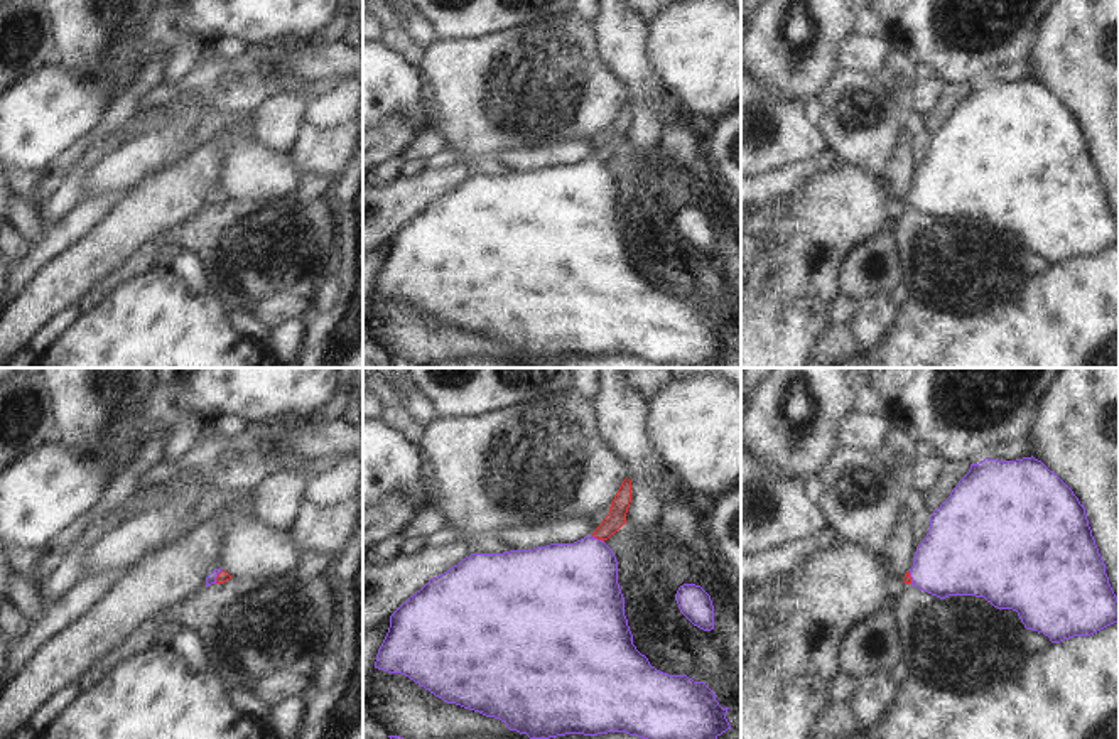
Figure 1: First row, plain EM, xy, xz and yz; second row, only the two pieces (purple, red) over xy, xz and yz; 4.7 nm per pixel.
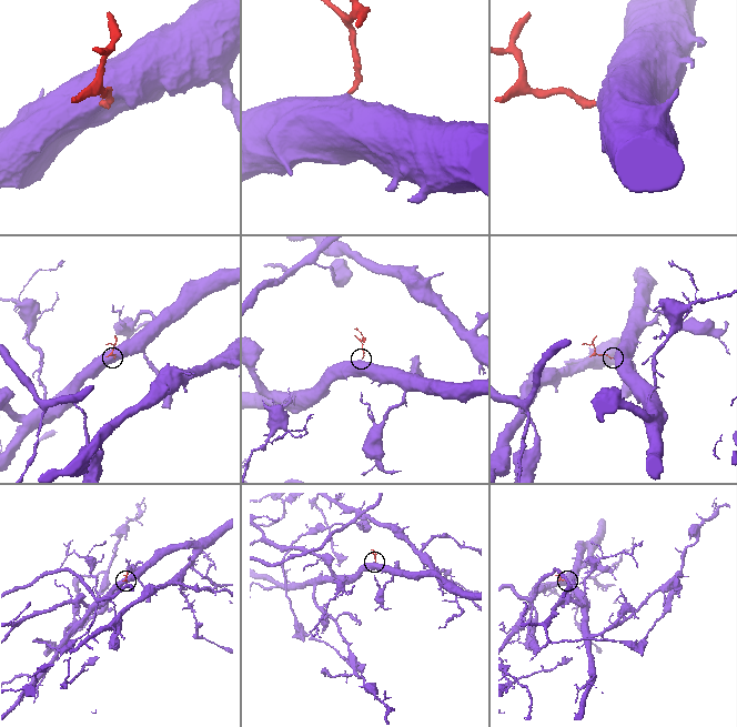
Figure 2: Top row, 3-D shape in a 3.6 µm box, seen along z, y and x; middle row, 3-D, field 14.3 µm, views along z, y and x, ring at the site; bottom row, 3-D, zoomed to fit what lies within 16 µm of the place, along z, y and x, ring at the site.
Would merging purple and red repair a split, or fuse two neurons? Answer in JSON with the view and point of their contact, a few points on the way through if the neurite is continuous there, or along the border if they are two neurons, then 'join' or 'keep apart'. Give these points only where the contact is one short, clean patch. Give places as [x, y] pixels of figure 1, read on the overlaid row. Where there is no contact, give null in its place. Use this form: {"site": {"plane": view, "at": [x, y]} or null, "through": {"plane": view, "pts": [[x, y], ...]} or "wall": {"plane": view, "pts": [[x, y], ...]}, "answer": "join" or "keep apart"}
{"site": {"plane": "xz", "at": [596, 539]}, "through": {"plane": "xz", "pts": [[574, 586], [589, 564], [596, 539], [616, 518]]}, "answer": "join"}

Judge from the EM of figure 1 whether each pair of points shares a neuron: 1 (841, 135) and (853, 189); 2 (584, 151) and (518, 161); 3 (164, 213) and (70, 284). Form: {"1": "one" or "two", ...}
{"1": "two", "2": "one", "3": "one"}

